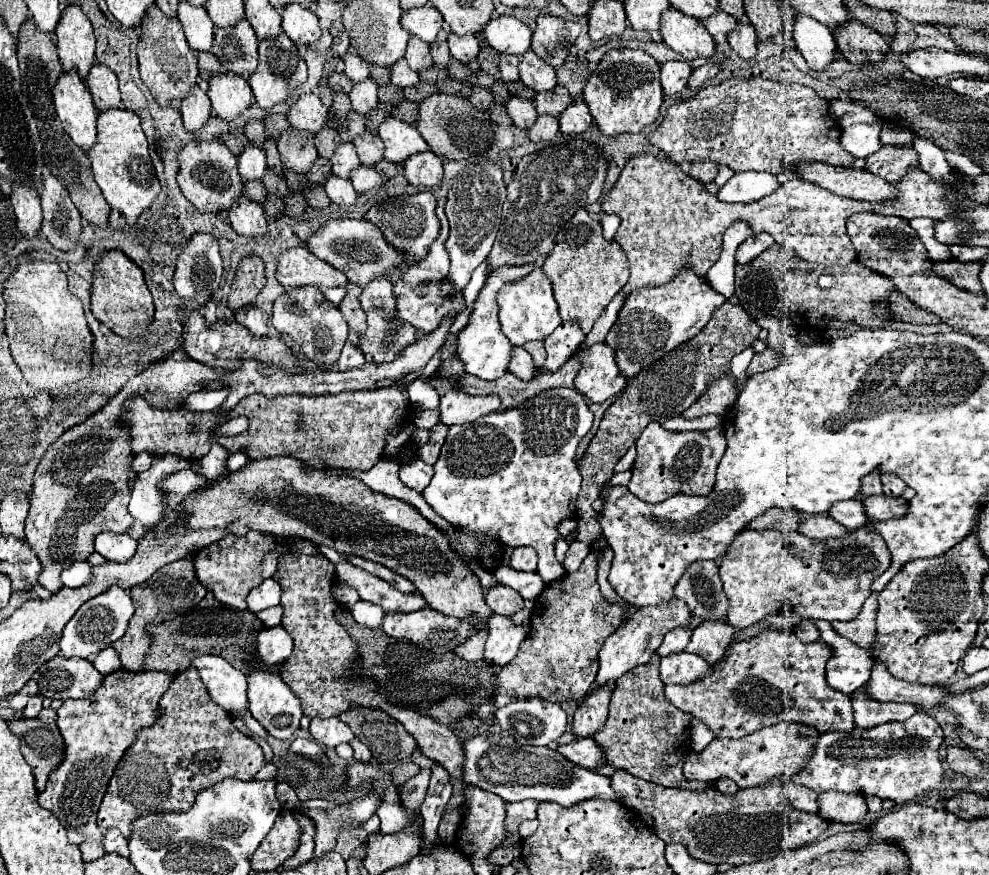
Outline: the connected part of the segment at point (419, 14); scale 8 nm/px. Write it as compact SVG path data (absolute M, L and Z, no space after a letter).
M425 4L423 8L409 8L401 16L401 26L411 34L419 36L423 42L431 44L437 40L437 32L441 30L443 18L433 8L433 4Z

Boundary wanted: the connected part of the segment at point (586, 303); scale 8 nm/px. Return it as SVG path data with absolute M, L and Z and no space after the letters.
M579 208L575 216L561 228L559 236L555 236L553 252L545 258L543 270L553 282L561 320L579 322L585 334L629 278L629 264L623 248L617 242L603 238L601 224L591 218L585 208Z

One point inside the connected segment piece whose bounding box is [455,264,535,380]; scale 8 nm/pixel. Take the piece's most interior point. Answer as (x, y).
(484, 350)

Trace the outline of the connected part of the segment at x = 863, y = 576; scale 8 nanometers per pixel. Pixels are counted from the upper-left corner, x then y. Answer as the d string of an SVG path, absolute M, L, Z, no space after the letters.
M869 526L847 530L839 546L811 540L799 532L743 530L719 562L719 578L729 598L727 620L745 628L771 612L801 610L803 618L849 622L871 594L871 582L891 564L885 540Z

